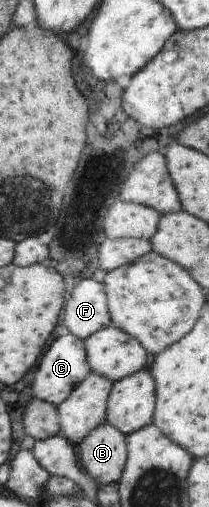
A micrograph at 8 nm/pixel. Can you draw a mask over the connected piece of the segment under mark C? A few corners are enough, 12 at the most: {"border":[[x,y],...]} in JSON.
{"border":[[57,337],[40,359],[32,395],[62,404],[91,373],[84,340]]}

